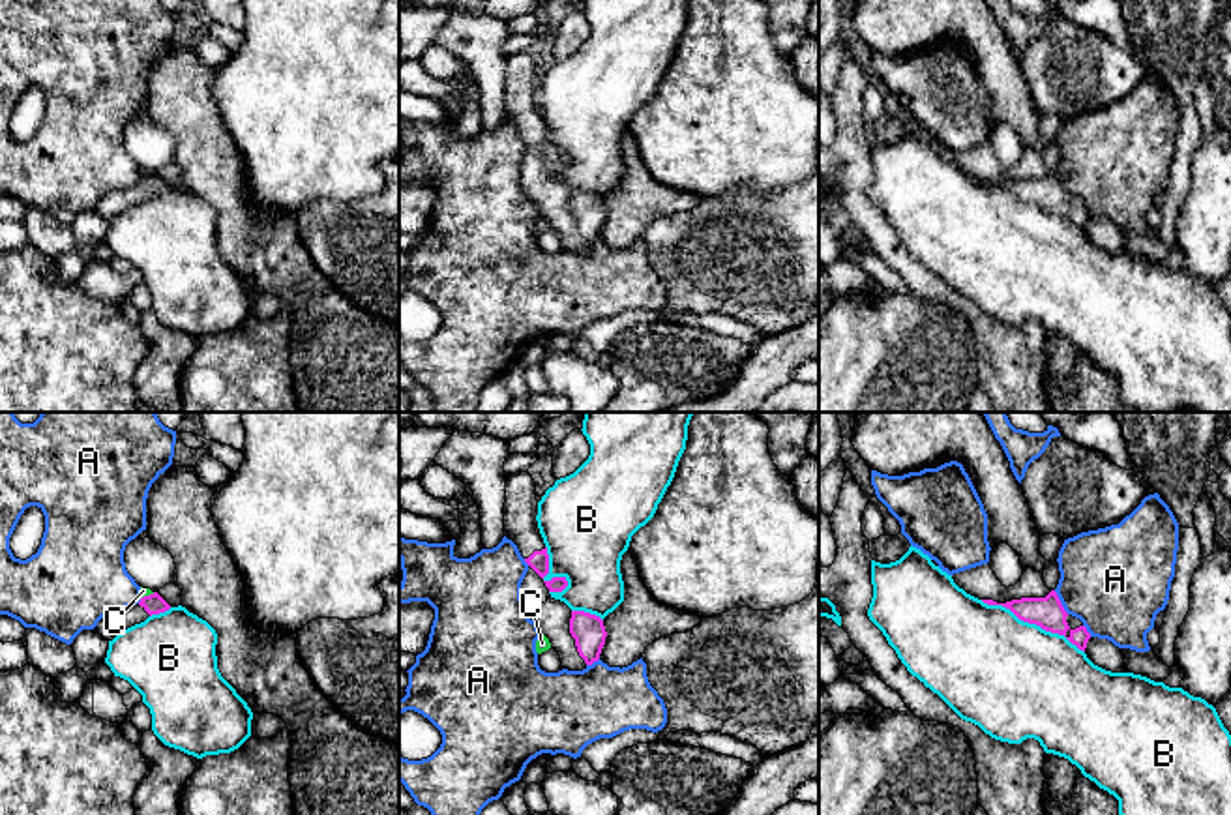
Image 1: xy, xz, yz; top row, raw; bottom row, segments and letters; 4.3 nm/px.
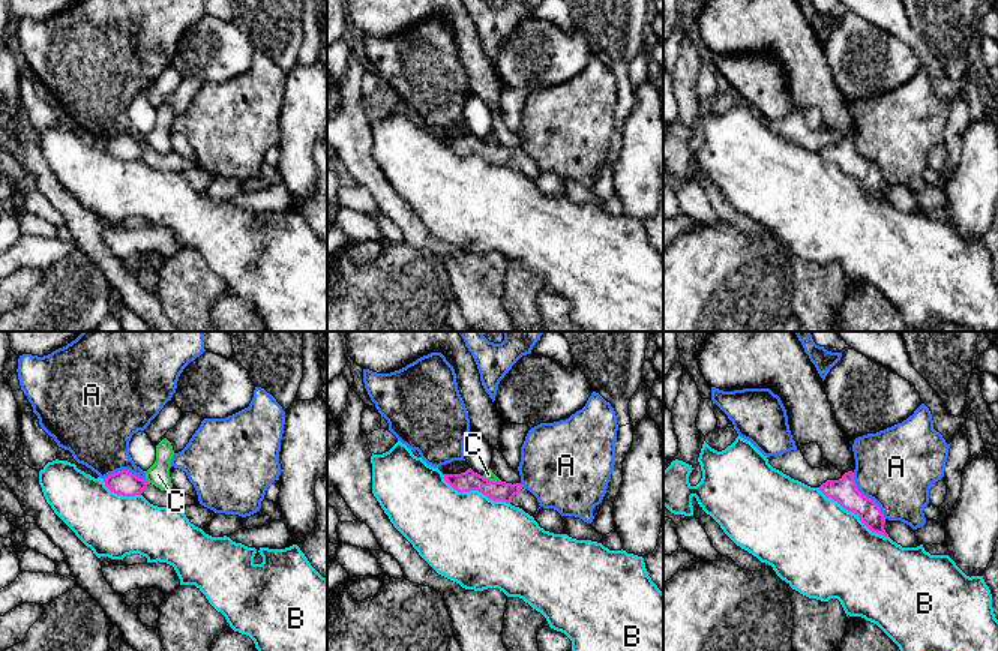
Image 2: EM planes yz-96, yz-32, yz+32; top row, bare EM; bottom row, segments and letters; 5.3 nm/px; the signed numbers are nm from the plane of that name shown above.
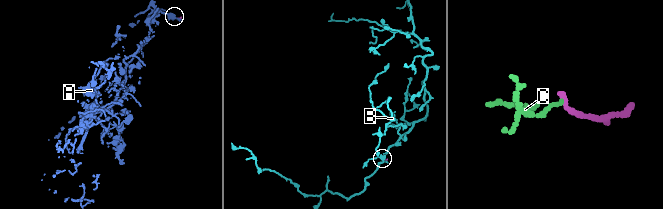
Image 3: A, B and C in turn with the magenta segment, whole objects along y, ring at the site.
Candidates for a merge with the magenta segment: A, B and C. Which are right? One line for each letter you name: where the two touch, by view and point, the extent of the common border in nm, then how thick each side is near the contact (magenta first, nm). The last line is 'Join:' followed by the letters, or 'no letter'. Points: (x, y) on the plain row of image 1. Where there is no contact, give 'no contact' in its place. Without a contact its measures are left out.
Join: no letter

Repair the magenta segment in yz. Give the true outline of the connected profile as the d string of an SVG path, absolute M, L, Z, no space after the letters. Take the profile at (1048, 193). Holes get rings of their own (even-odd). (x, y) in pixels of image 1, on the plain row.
M1051 170L1046 178L1021 178L1006 184L997 184L993 180L982 182L987 185L1002 185L1023 202L1036 204L1046 212L1064 215L1083 232L1090 219L1090 214L1087 212L1083 202L1064 191L1055 170Z

